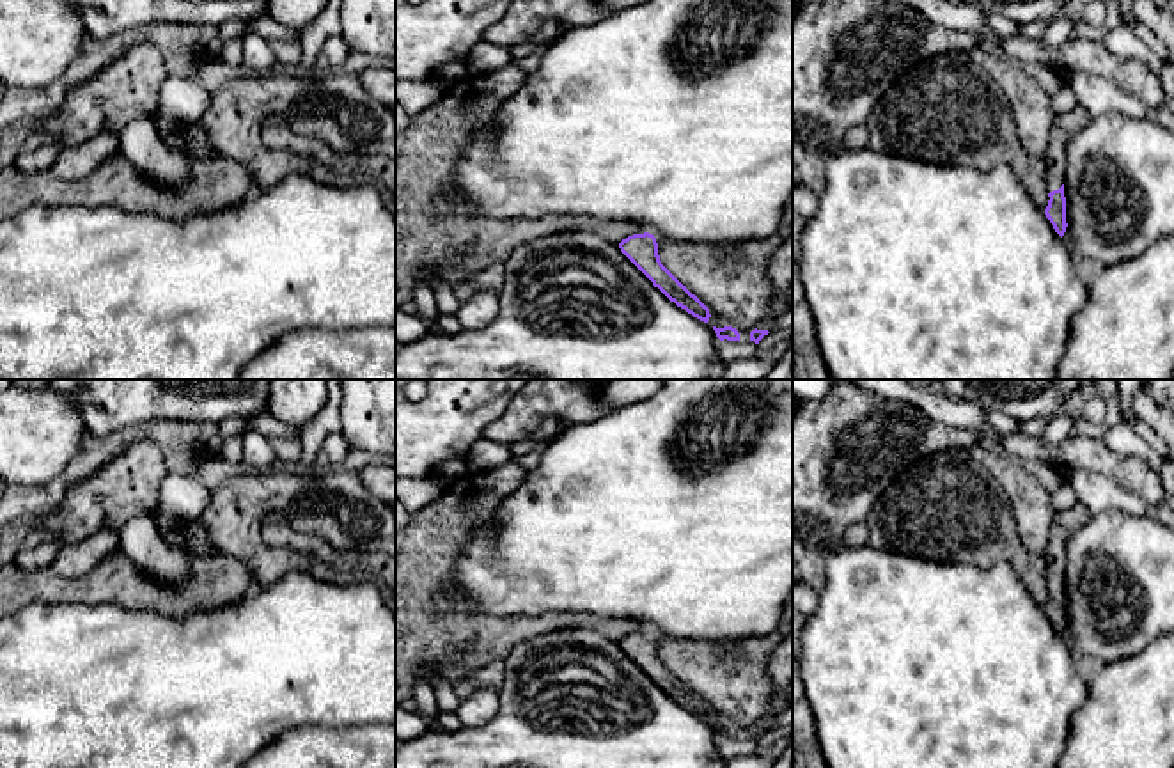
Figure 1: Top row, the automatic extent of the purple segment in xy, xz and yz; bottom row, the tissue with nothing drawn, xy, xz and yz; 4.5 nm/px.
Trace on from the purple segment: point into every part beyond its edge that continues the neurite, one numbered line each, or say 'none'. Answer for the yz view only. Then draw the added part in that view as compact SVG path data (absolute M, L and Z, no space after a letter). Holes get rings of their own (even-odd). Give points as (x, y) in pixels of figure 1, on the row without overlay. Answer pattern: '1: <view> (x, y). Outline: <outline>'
1: yz (1066, 522). Outline: M1084 502L1066 511L1057 511L1050 525L1050 539L1045 550L1048 589L1059 587L1066 575L1066 543L1091 516Z

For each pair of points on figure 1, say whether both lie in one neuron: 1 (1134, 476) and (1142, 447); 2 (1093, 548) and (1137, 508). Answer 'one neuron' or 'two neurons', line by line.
1: two neurons
2: two neurons

